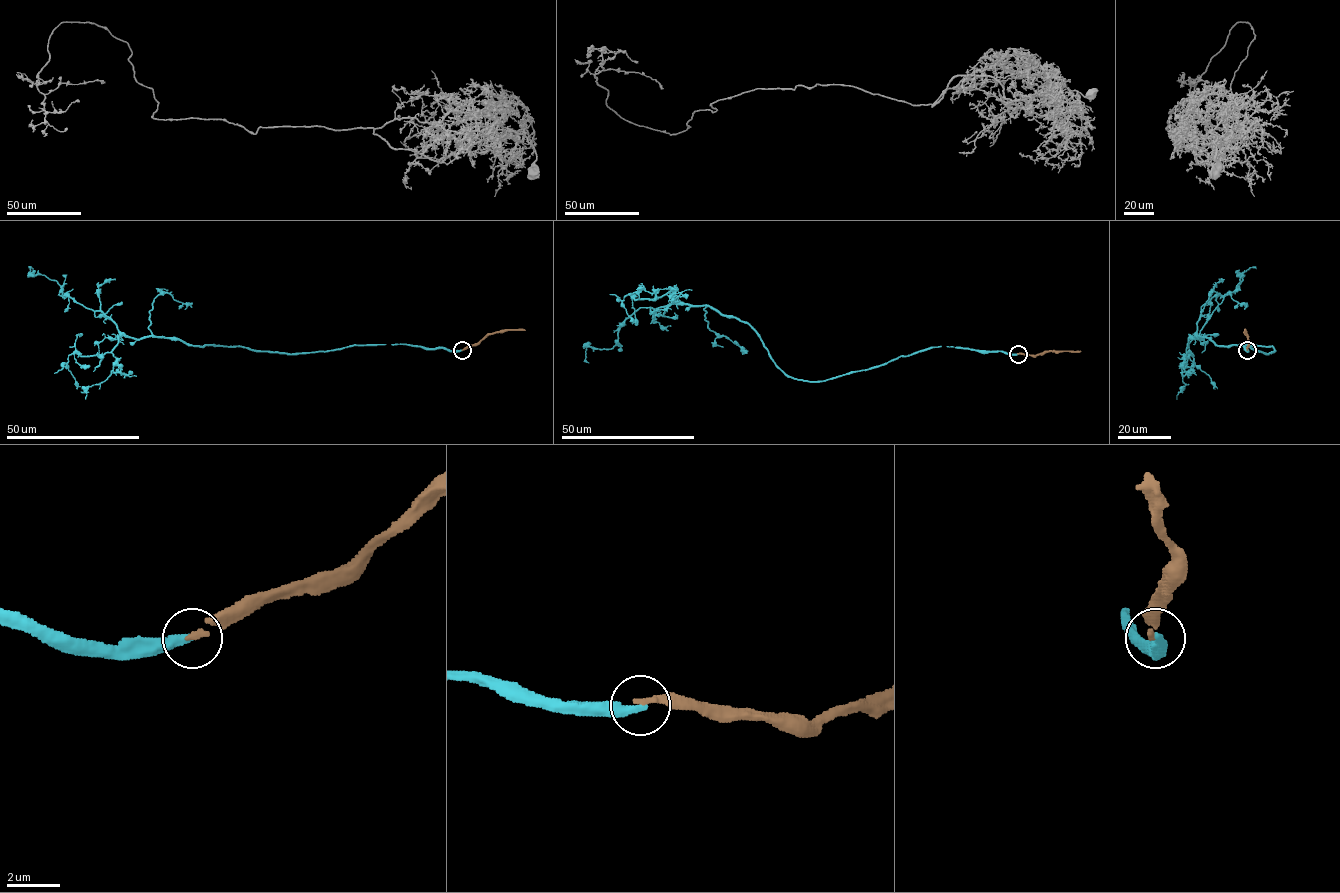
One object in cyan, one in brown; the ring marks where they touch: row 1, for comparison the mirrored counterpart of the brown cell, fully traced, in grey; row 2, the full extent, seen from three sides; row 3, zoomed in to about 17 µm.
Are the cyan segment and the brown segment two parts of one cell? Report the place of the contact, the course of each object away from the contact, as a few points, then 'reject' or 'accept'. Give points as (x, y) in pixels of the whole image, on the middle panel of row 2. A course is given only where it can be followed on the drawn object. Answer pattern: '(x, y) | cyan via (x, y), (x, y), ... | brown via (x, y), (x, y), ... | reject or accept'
(1018, 354) | cyan via (1017, 354), (930, 347), (806, 381), (748, 324), (669, 303), (632, 314), (589, 363) | brown via (1017, 353), (1037, 355), (1045, 351), (1080, 351) | accept

